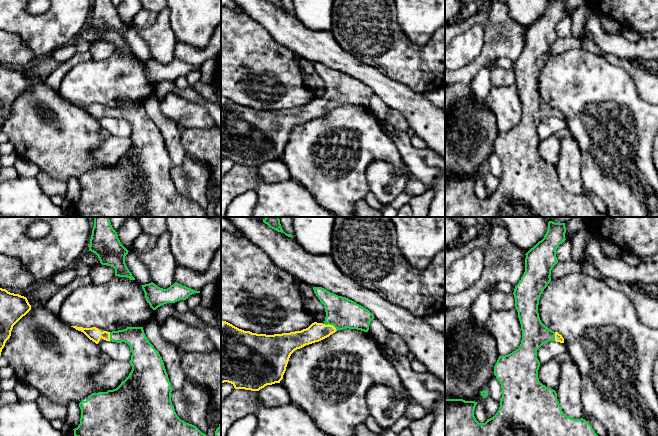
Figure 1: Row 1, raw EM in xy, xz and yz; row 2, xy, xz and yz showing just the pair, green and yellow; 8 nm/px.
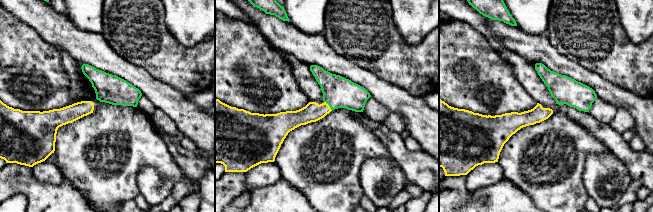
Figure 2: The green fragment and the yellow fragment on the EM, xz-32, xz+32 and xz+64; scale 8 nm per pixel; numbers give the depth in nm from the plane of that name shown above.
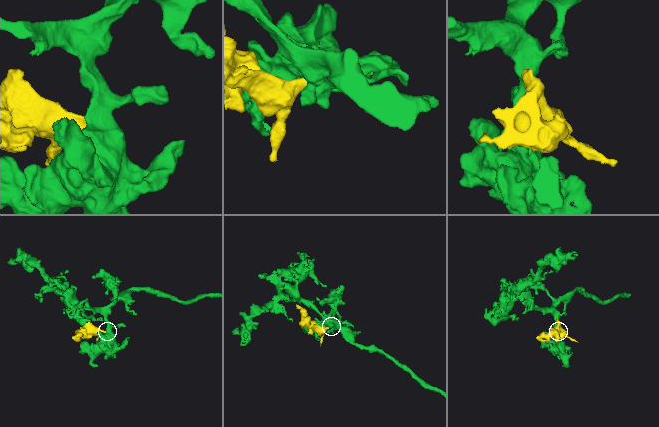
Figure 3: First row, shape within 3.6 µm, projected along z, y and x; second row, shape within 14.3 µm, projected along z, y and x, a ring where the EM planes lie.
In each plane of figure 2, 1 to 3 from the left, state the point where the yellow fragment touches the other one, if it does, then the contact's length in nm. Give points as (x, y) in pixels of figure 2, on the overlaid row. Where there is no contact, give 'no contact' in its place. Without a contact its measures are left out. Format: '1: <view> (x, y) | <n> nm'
1: no contact
2: xz+32 (329, 105) | 100 nm
3: no contact

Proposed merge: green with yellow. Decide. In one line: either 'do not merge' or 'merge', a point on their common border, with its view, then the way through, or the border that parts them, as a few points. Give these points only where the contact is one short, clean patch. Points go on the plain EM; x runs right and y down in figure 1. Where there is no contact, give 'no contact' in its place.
merge; meets green in xz at (331, 100); runs through xz (341, 88), (331, 100), (325, 106), (316, 108)

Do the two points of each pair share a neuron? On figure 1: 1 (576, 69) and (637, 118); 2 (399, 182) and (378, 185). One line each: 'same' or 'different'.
1: same
2: same

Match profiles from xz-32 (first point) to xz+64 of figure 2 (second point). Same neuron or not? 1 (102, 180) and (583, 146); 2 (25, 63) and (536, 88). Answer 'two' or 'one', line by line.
1: one
2: two

